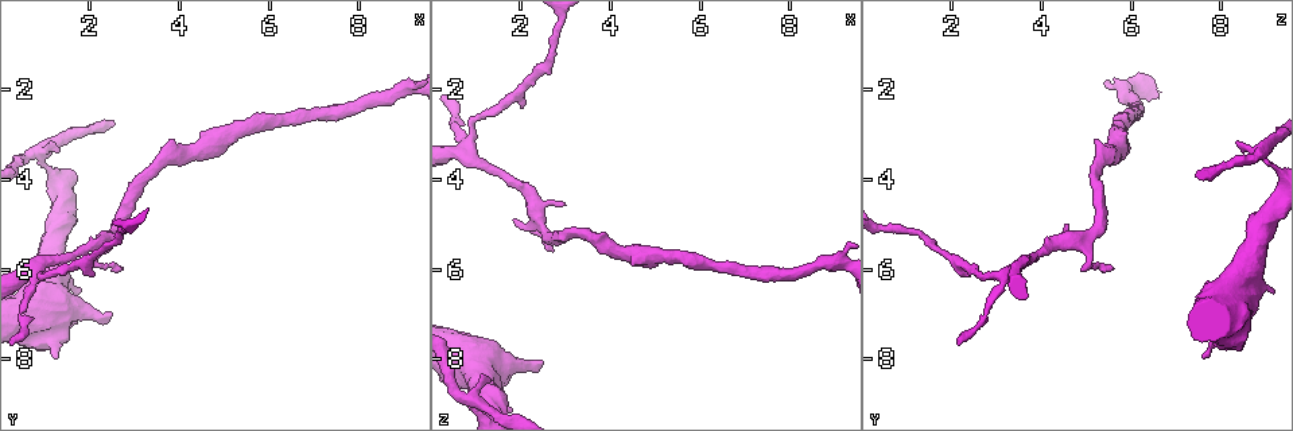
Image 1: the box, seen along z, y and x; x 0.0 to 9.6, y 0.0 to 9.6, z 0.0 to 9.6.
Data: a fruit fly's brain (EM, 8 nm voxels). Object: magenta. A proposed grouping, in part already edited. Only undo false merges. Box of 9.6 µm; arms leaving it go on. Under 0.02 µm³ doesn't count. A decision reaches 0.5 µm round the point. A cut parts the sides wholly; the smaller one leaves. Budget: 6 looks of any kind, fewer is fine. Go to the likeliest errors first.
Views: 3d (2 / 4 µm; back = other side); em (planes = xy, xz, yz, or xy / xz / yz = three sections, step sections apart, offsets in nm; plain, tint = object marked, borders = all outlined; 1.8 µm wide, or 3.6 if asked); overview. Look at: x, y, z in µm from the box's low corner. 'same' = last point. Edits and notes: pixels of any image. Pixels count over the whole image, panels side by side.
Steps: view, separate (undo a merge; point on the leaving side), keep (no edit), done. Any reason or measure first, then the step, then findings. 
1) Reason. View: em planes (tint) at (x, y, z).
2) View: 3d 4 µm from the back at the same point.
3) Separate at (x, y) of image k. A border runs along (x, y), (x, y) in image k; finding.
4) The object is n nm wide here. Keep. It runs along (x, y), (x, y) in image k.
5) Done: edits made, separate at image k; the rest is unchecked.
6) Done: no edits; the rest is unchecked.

A narrow waist. View: em yz step 8 (tint) at (0.95, 3.45, 8.90).

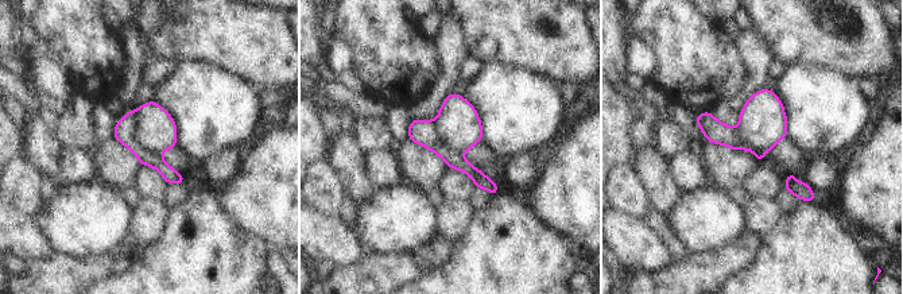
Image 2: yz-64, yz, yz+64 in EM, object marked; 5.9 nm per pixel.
Cut it another way. View: em planes (tint) at the same point.

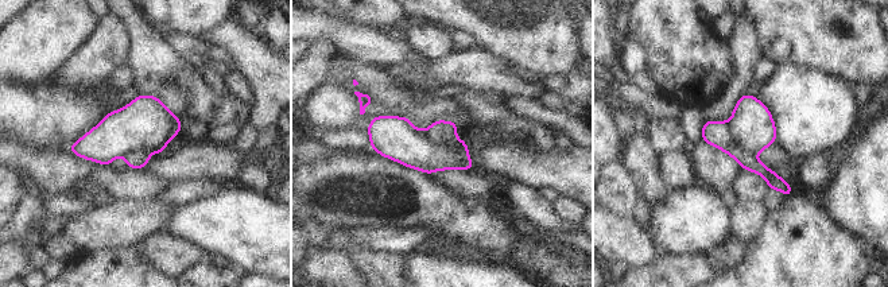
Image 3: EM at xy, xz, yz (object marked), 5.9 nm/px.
The object is 260 nm wide here. Separate at (752, 127) of image 3. A border runs along (726, 123), (732, 138), (755, 156) in image 3; a second neuron is stuck on.

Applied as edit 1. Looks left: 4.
View: overview.

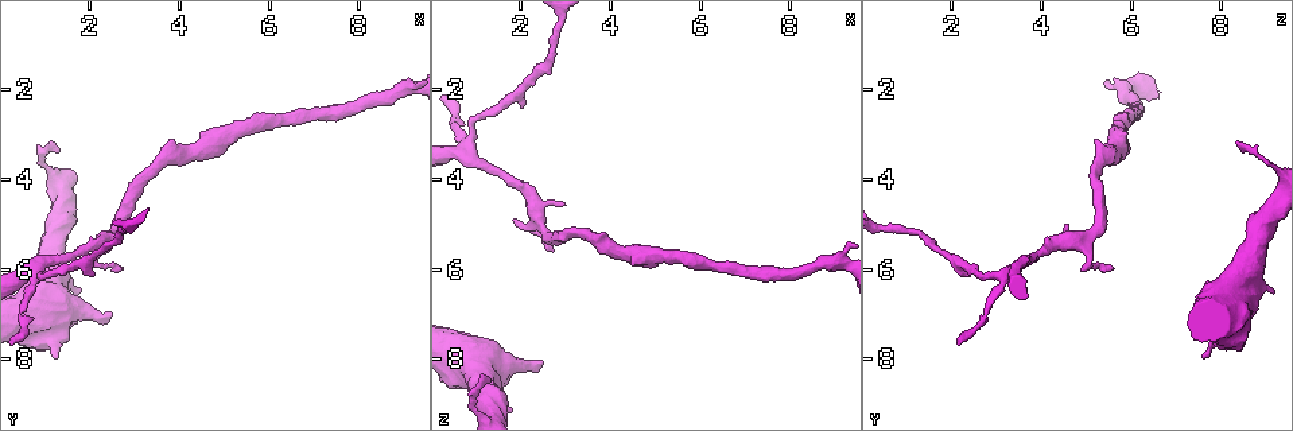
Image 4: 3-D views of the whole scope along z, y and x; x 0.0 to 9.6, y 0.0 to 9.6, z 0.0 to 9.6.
Looks like a crossing. View: em planes (plain) at (0.80, 6.00, 3.55).

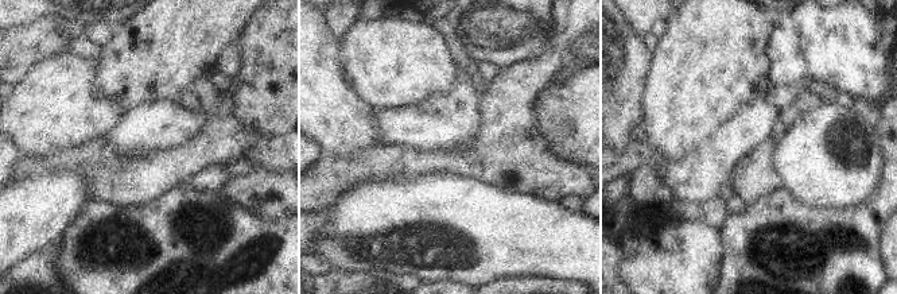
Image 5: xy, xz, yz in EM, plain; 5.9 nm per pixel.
View: em planes (tint) at the same point.

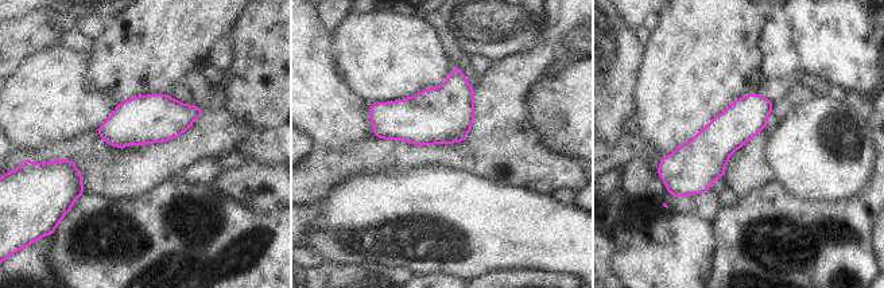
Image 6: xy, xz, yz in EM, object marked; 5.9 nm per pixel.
Keep. All the same neuron.

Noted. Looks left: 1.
Done: edits made, separate at image 3; the rest is unchecked.

